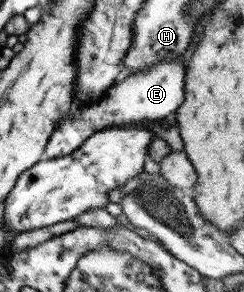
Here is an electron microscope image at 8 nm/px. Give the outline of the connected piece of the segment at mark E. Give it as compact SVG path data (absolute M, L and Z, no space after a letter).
M181 59L175 61L160 61L146 71L129 73L124 78L114 81L114 85L106 91L104 97L90 105L74 105L73 117L61 120L57 129L50 133L44 146L42 159L64 157L78 149L84 140L94 132L106 128L124 127L138 121L162 120L174 113L182 103L182 81L184 81L184 66Z

